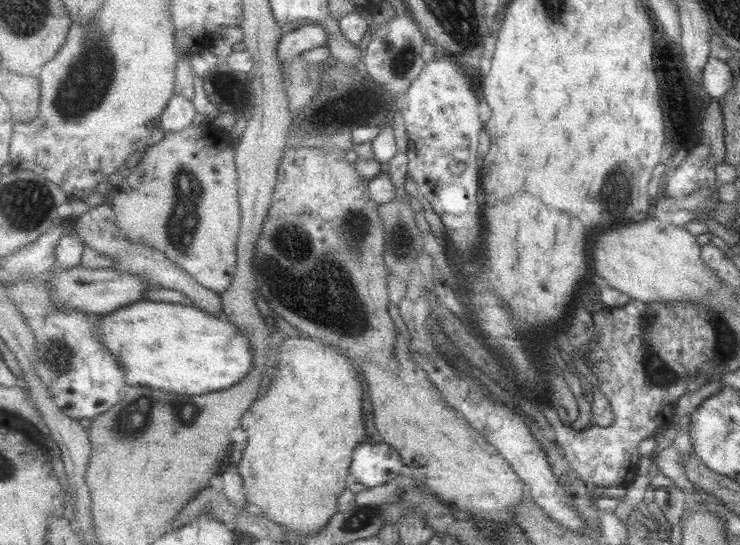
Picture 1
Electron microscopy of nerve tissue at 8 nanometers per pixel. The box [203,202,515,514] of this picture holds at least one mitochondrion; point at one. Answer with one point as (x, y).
(340, 296)

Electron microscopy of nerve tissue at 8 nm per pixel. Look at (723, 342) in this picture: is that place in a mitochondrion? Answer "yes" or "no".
yes

